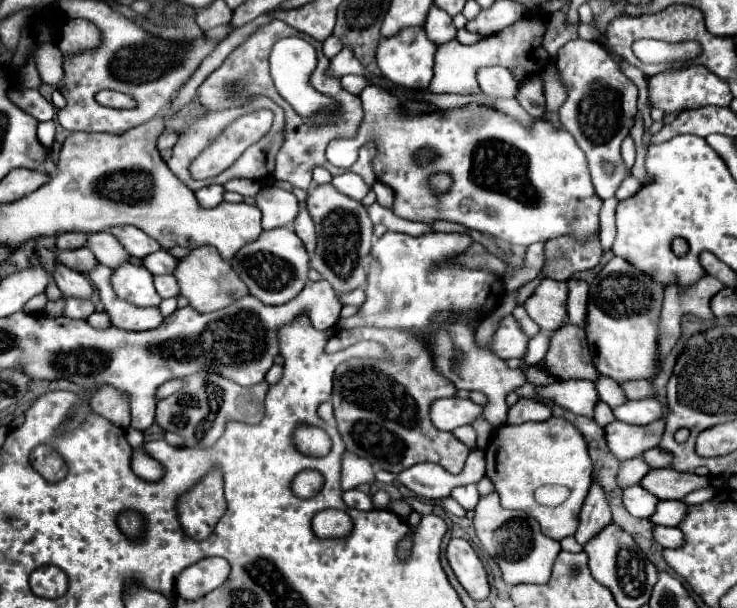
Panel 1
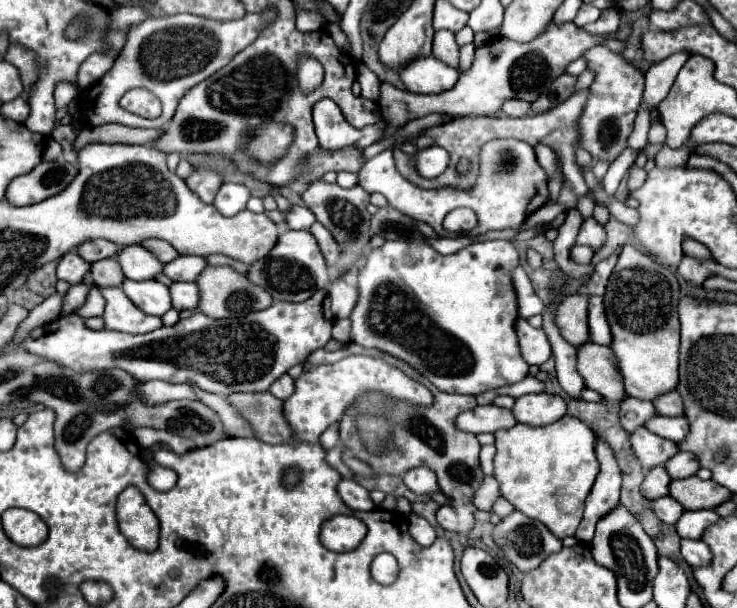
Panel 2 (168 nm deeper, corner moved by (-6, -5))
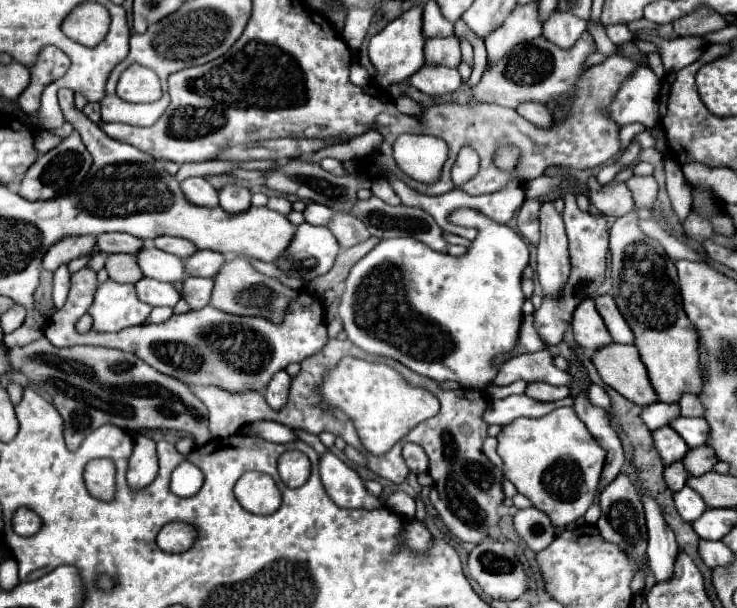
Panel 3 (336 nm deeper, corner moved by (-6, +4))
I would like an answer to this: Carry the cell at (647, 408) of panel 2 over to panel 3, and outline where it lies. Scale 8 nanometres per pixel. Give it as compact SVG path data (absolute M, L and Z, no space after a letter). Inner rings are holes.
M661 401L651 403L649 407L643 407L643 411L641 411L641 419L651 431L667 425L667 421L673 419L673 415L679 415L679 407L675 403L669 405L669 403L661 403Z

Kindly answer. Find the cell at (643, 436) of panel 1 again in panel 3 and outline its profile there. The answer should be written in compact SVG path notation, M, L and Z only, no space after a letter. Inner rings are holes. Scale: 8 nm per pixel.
M661 427L661 429L653 431L651 435L653 435L655 449L665 465L669 465L673 461L681 461L689 449L687 443L683 443L683 439L671 427Z

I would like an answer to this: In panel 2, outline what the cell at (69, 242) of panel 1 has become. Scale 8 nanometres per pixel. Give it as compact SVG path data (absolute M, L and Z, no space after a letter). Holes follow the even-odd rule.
M87 240L83 242L83 246L77 248L79 256L83 256L83 260L87 262L97 262L103 258L113 258L121 252L119 244L113 244L109 240Z

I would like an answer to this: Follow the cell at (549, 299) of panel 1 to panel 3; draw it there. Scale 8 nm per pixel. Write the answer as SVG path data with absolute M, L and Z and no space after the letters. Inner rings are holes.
M585 299L583 303L579 303L579 307L575 307L571 325L573 325L577 345L583 347L587 353L593 353L599 347L611 343L611 335L607 333L605 323L595 309L593 299Z

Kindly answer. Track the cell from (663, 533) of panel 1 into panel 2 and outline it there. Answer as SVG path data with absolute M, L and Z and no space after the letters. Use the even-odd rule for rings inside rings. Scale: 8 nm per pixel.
M681 540L681 554L683 554L685 562L693 568L707 566L713 560L711 548L703 540L697 540L697 542L695 540Z

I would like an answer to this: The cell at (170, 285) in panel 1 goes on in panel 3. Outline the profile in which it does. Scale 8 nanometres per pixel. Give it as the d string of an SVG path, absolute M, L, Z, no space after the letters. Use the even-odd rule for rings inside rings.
M187 277L183 281L183 299L189 303L191 309L201 309L209 303L213 291L213 279L201 277Z

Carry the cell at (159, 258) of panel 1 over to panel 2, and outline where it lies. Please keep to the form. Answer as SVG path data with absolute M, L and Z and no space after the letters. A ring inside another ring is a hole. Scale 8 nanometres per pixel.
M179 256L171 264L165 264L163 270L173 282L195 282L205 268L207 262L201 256Z

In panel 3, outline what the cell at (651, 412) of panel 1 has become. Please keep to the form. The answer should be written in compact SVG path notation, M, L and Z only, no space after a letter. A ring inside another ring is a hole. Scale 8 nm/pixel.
M675 417L669 425L685 439L689 447L699 447L707 441L709 425L703 417Z

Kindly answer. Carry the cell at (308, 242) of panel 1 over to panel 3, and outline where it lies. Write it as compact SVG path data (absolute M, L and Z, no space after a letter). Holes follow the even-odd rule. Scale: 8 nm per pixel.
M335 213L335 219L331 219L331 223L327 227L343 249L363 243L371 237L367 227L363 227L363 221L355 219L351 213Z

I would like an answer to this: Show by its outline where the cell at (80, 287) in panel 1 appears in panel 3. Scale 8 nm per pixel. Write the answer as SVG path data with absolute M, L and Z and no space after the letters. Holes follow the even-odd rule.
M83 235L83 237L65 237L59 243L55 243L43 259L43 267L47 271L57 271L57 267L67 265L73 259L79 259L83 255L91 255L95 245L93 235Z

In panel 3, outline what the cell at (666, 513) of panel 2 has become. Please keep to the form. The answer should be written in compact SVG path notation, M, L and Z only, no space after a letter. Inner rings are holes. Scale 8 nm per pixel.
M687 485L681 491L673 493L673 501L675 501L675 509L679 511L679 515L685 521L695 521L707 509L703 499L693 489L689 489Z

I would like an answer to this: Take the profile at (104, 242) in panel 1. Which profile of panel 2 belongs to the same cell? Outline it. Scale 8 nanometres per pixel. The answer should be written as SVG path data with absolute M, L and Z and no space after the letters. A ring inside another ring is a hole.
M139 244L125 246L115 260L129 280L155 280L163 272L163 264L157 260L157 256Z

